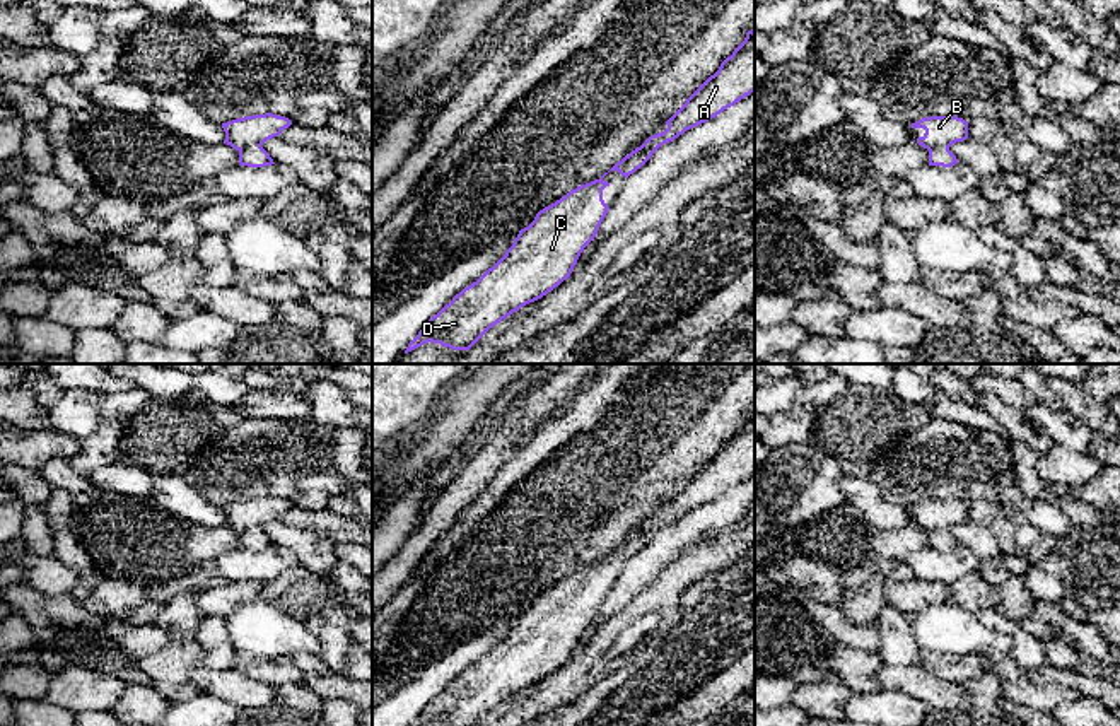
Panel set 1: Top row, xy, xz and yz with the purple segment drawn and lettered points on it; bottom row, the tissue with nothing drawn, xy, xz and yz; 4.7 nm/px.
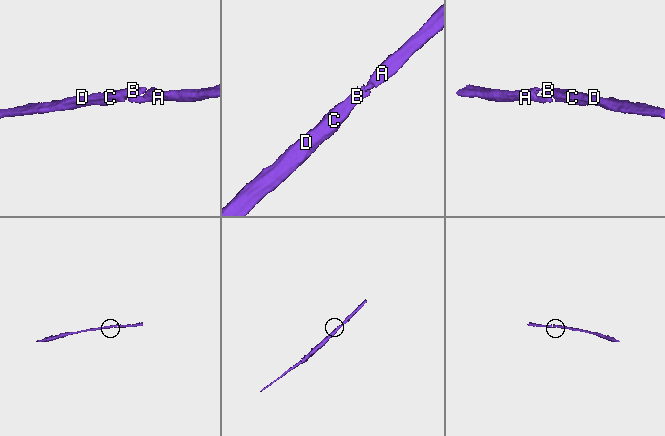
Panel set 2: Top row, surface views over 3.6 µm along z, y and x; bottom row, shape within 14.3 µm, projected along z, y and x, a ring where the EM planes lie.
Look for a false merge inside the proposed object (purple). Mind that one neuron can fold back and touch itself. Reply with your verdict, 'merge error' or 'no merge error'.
no merge error

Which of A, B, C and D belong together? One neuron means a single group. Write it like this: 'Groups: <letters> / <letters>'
Groups: A B C D

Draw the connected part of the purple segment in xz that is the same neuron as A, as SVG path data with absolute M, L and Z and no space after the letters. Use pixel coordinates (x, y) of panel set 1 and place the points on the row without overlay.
M755 410L746 415L744 424L720 446L719 453L666 504L668 511L664 514L650 518L610 553L618 553L628 560L640 552L659 530L673 524L686 512L715 501L751 475L755 475Z

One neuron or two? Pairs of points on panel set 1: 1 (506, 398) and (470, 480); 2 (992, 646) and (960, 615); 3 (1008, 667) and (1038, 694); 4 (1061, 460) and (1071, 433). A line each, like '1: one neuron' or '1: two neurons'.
1: two neurons
2: one neuron
3: one neuron
4: two neurons

